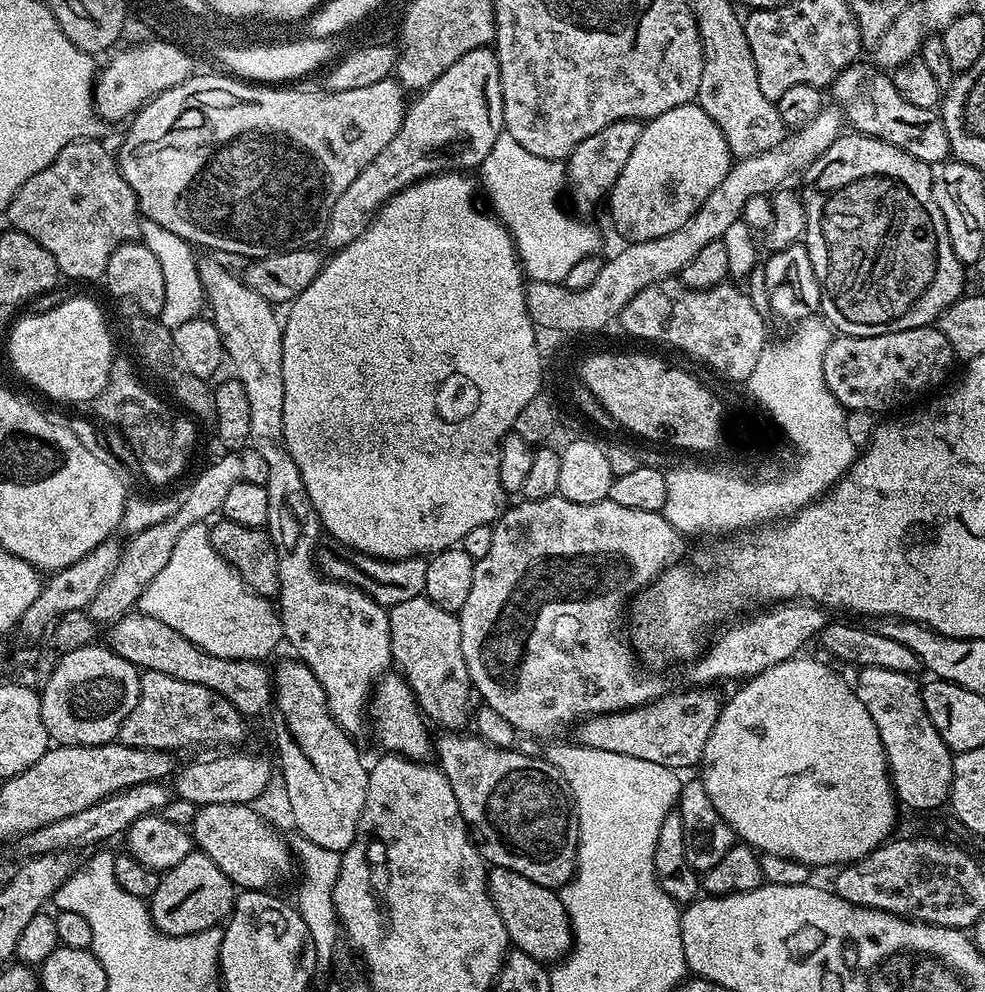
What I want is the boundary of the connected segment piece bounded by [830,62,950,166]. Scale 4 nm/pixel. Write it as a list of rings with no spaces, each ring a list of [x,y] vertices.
[[[857,62],[843,68],[836,75],[830,88],[830,96],[834,99],[835,107],[844,113],[844,119],[852,124],[857,133],[862,136],[873,136],[882,142],[890,142],[906,154],[926,162],[930,166],[941,164],[949,159],[948,139],[946,128],[940,120],[939,111],[922,106],[914,106],[906,102],[902,94],[894,86],[891,75],[876,67],[875,63]]]

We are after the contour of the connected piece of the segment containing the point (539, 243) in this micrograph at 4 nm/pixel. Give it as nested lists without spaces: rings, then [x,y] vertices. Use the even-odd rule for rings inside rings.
[[[503,131],[480,163],[478,175],[479,187],[481,184],[488,195],[487,207],[512,235],[520,266],[529,281],[563,284],[566,274],[582,258],[599,253],[599,230],[560,205],[560,192],[562,196],[566,188],[566,168],[561,161],[530,154],[530,150],[518,146],[516,139]]]

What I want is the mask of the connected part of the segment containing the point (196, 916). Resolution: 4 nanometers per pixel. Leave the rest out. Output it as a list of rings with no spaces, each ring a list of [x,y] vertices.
[[[193,850],[186,858],[182,858],[182,862],[178,862],[178,866],[168,869],[161,875],[158,890],[154,890],[150,901],[152,921],[156,931],[164,936],[189,936],[213,925],[223,925],[232,915],[232,907],[237,895],[237,889],[230,882],[230,878],[226,878],[226,874],[222,874],[222,870],[218,870],[218,866],[214,866],[214,862],[206,858],[206,854]]]

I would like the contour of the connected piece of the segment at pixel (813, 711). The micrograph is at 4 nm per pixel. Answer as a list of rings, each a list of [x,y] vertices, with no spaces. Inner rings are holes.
[[[805,654],[797,655],[791,660],[783,660],[756,676],[745,679],[718,714],[718,722],[714,722],[714,730],[704,747],[702,761],[702,779],[706,786],[706,794],[710,794],[710,802],[714,802],[714,810],[726,818],[733,833],[743,843],[750,845],[760,854],[774,854],[787,860],[797,860],[813,869],[824,868],[827,864],[843,866],[853,864],[875,848],[880,847],[893,835],[892,827],[896,824],[896,808],[898,801],[892,786],[892,778],[888,770],[888,759],[882,746],[882,738],[878,738],[878,726],[874,726],[874,718],[870,718],[870,710],[862,706],[855,687],[848,684],[831,668],[831,663],[823,664],[820,660],[811,660]]]

